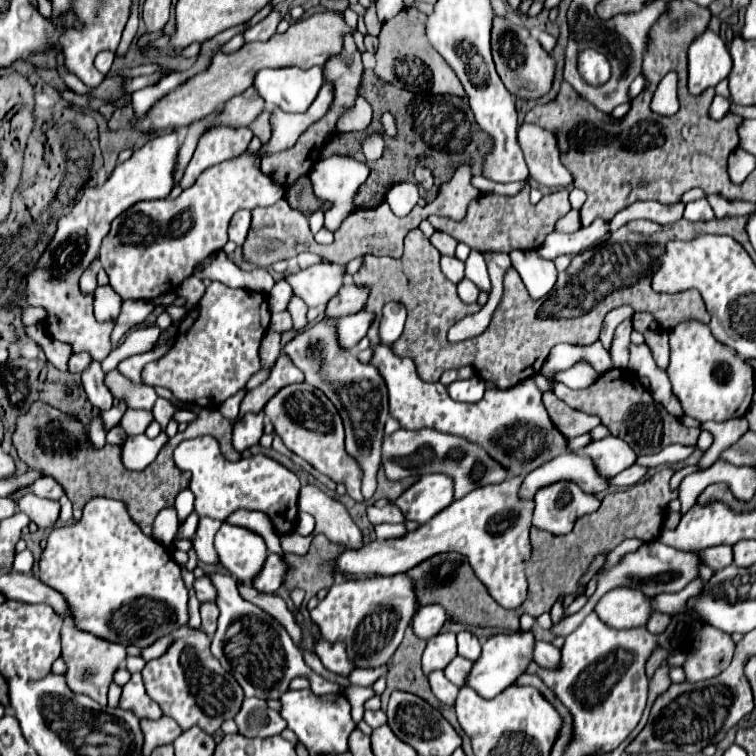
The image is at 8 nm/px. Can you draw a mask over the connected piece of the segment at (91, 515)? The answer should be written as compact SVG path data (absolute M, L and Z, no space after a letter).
M95 497L83 507L83 515L75 525L55 525L47 537L47 547L43 549L37 567L39 581L47 583L67 599L71 623L101 639L145 649L189 621L189 591L181 579L179 565L163 545L141 533L121 501Z

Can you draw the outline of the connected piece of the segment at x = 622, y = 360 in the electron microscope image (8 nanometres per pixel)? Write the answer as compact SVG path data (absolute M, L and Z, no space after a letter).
M625 319L625 321L615 329L613 343L611 343L611 349L609 349L613 367L627 369L627 363L629 363L629 335L631 335L631 331L633 331L631 319Z

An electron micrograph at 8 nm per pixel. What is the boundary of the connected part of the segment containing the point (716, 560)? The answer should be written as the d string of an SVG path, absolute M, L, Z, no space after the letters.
M727 545L707 547L707 549L703 549L703 551L697 551L697 555L699 555L699 559L701 559L705 565L709 565L709 567L715 569L715 571L719 571L719 569L723 569L723 567L727 567L727 565L733 563L731 547L727 547Z

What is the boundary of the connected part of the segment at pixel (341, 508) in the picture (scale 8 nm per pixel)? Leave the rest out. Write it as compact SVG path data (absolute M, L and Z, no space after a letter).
M303 485L299 495L299 511L309 513L315 519L315 533L323 533L329 541L357 549L363 545L363 535L353 523L345 505L329 497L315 485Z

